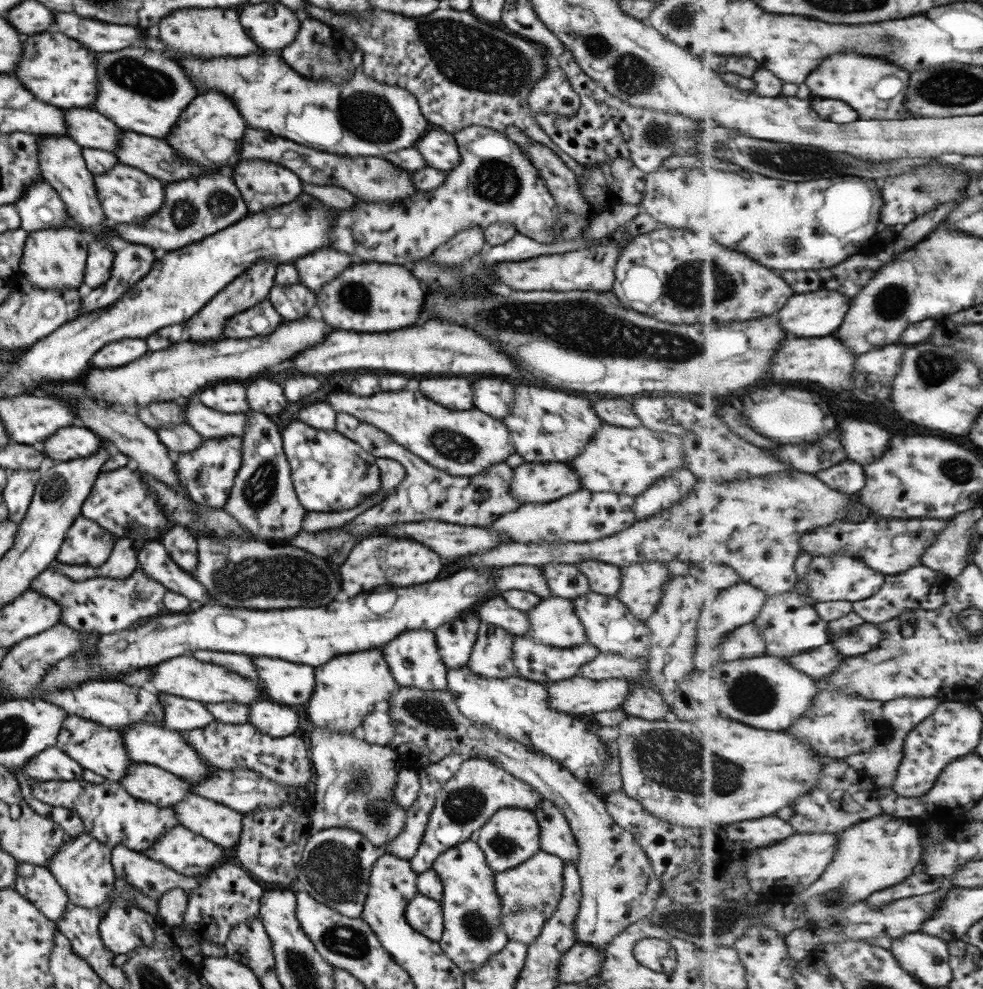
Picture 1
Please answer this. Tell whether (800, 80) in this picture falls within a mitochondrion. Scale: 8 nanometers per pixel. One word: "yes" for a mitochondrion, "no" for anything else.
no

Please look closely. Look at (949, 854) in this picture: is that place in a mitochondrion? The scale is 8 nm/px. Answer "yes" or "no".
no

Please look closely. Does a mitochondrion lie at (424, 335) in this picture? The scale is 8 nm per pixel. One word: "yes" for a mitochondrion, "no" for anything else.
no

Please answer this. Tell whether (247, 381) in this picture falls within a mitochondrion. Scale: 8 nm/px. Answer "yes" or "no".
no

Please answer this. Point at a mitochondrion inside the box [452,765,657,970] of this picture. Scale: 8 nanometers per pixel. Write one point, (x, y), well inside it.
(474, 923)

